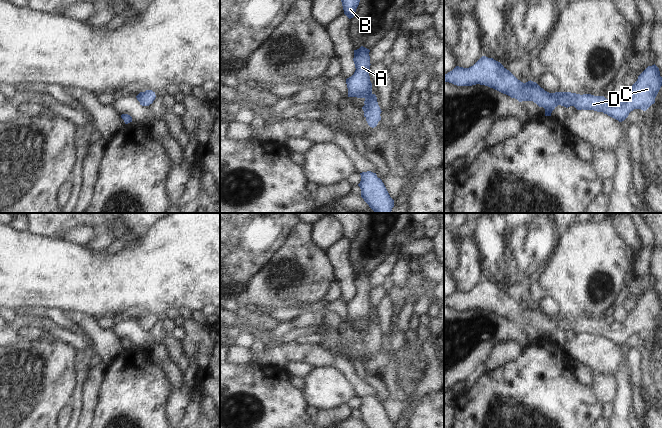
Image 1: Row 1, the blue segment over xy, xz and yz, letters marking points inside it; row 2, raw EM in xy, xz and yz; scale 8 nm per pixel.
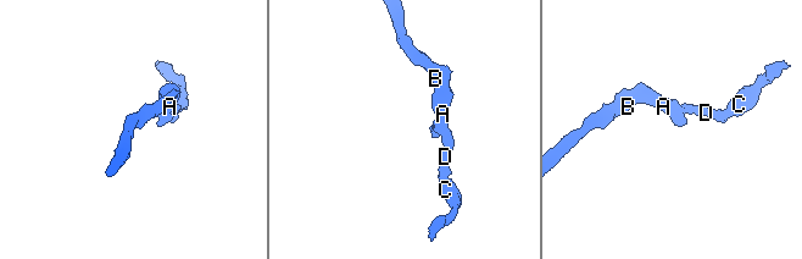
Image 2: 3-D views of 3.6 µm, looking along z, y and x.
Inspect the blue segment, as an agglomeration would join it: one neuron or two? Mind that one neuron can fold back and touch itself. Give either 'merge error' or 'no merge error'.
no merge error

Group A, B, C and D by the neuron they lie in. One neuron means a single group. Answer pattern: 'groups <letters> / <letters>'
groups A B C D

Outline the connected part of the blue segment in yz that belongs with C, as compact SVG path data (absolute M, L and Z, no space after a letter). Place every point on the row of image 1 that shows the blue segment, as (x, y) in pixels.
M482 56L469 68L456 66L444 75L444 81L457 86L485 85L519 102L533 101L545 109L545 116L551 116L558 105L566 108L574 106L577 110L603 112L619 122L624 121L634 109L646 111L655 103L662 86L659 68L654 64L638 76L623 100L608 100L604 96L571 92L549 93L531 80L521 82L500 62L486 56Z

